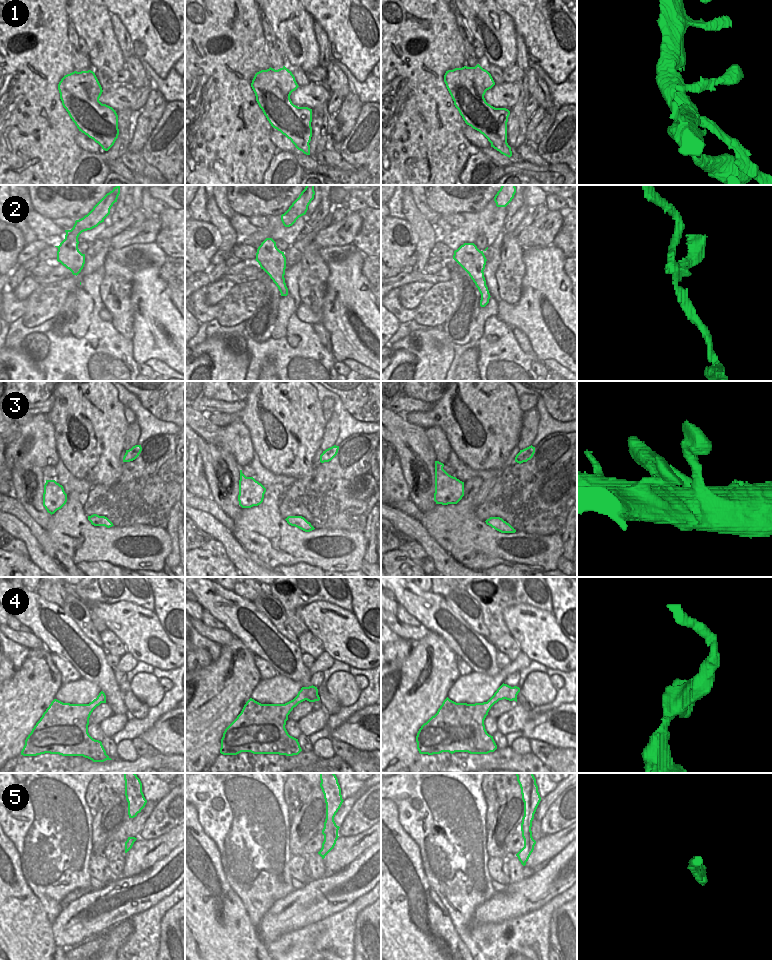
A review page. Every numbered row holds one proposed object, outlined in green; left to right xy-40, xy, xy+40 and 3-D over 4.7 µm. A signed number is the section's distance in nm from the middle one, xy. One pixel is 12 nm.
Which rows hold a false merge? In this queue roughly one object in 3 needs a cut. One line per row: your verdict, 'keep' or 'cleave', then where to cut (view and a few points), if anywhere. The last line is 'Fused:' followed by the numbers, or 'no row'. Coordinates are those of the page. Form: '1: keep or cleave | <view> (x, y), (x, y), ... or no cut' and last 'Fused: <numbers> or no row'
1: cleave | xy+40 (506, 141), (499, 151)
2: cleave | xy+40 (473, 253), (472, 260), (479, 264), (479, 268), (482, 271)
3: keep | no cut
4: cleave | xy+40 (416, 736), (417, 741)
5: keep | no cut
Fused: 1, 2, 4

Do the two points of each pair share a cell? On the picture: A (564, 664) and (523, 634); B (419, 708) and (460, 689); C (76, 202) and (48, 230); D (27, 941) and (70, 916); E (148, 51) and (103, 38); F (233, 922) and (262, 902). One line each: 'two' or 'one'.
A: one
B: two
C: two
D: two
E: two
F: two

